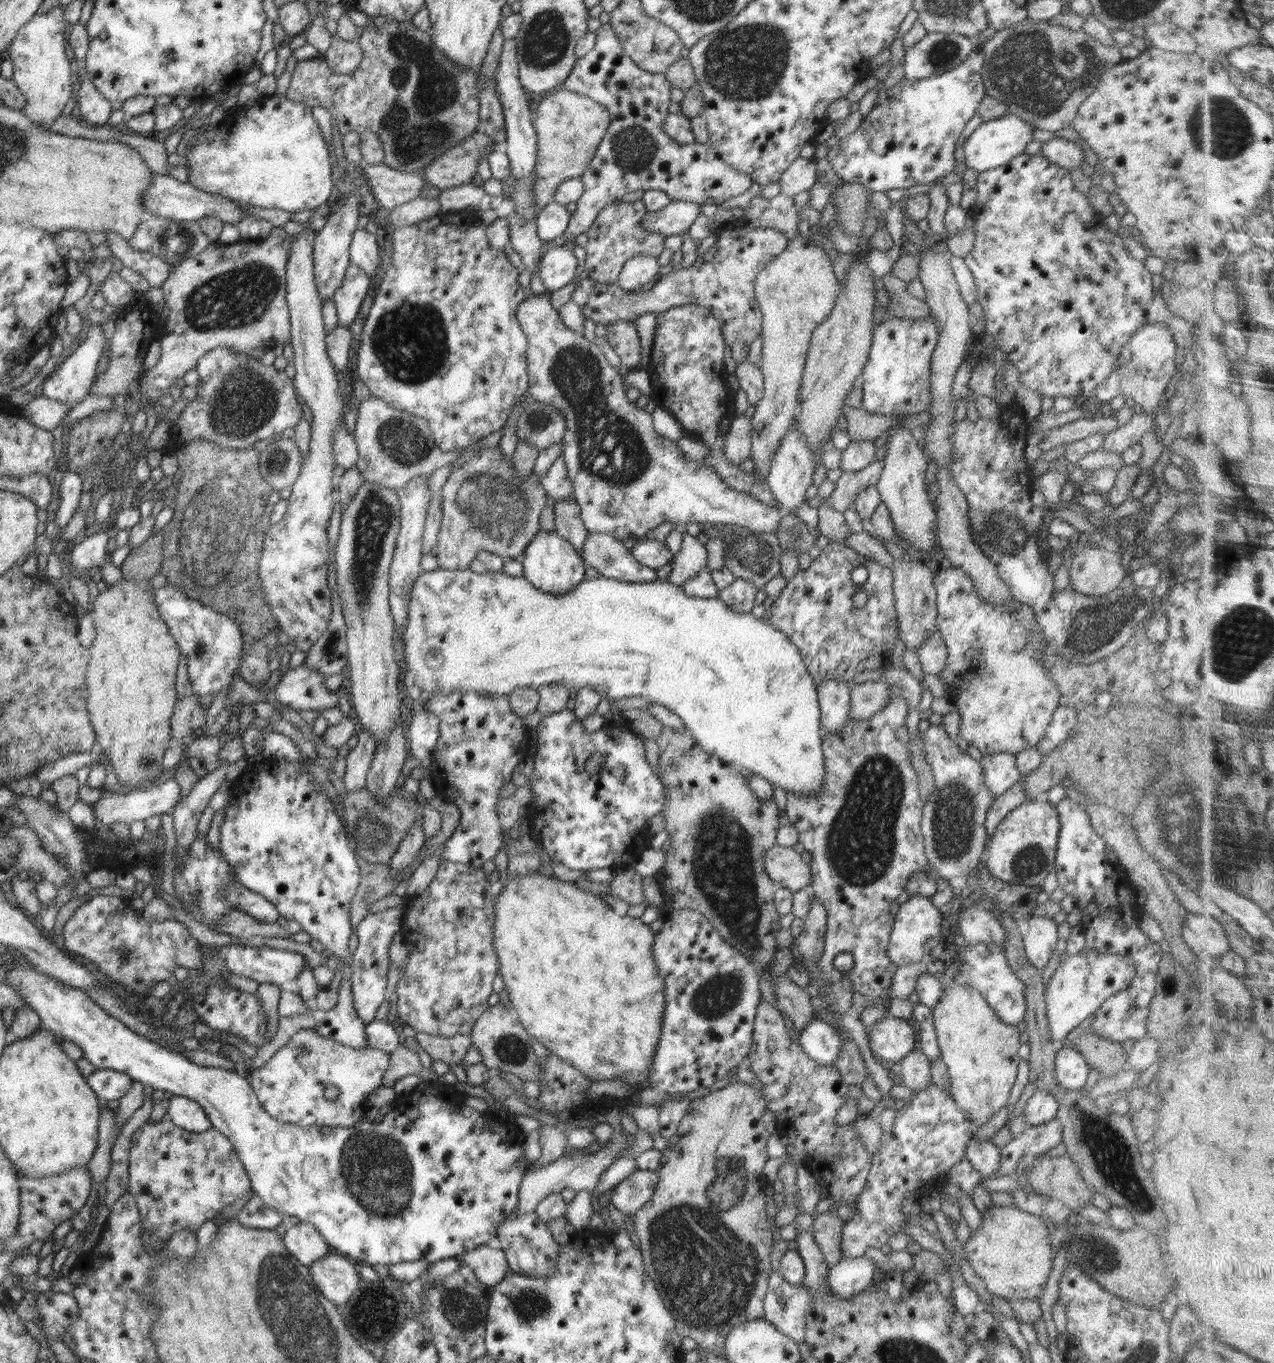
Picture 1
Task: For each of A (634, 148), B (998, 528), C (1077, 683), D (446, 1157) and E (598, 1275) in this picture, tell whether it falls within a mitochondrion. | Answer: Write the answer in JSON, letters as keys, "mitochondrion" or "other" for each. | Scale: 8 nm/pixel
{"A":"mitochondrion","B":"mitochondrion","C":"other","D":"other","E":"other"}

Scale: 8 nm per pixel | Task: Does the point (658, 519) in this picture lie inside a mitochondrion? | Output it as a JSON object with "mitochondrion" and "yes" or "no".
{"mitochondrion":"no"}

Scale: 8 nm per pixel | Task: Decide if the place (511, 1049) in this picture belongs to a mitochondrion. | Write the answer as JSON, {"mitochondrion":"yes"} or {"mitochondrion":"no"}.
{"mitochondrion":"yes"}

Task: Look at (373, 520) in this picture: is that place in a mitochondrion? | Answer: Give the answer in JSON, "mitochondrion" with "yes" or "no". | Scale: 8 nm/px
{"mitochondrion":"yes"}

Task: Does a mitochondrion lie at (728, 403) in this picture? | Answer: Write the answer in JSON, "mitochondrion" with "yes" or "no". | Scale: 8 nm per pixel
{"mitochondrion":"no"}

